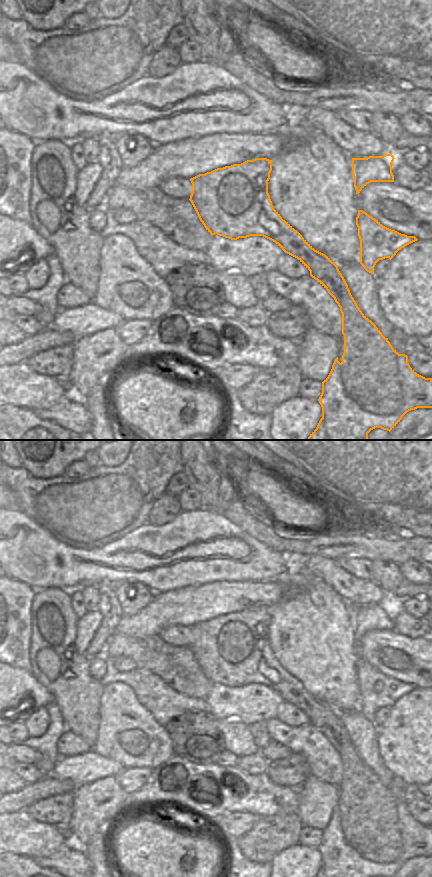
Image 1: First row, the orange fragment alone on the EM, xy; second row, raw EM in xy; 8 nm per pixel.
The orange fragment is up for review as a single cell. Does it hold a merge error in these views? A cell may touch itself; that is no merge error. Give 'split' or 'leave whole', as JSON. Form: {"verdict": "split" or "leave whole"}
{"verdict": "split"}

